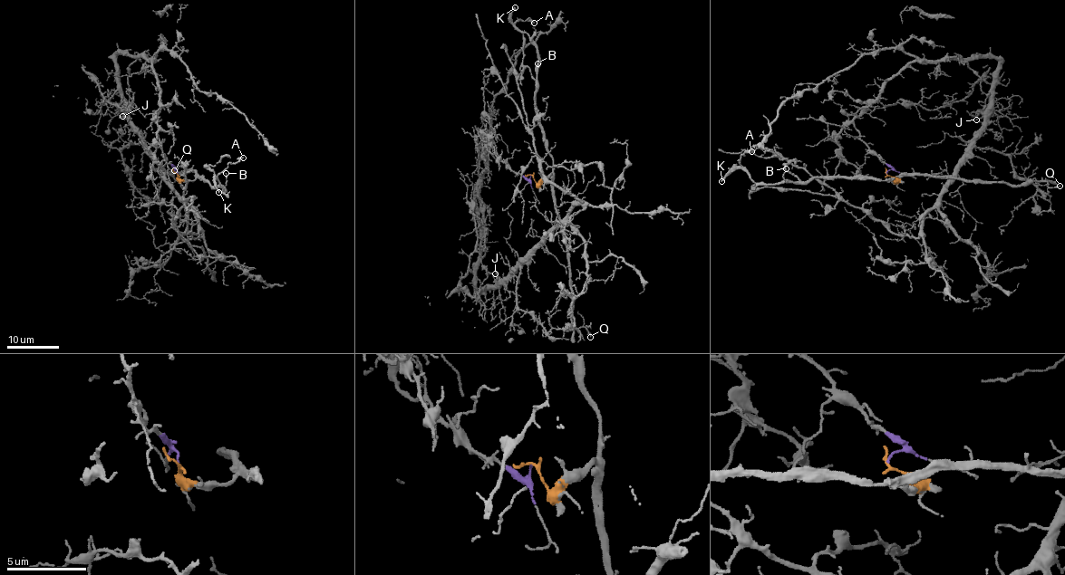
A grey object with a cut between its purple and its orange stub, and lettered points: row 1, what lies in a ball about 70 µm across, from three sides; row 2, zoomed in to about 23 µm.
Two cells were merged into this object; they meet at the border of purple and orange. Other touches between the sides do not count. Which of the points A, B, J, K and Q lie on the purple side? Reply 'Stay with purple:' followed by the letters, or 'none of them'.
Stay with purple: J

